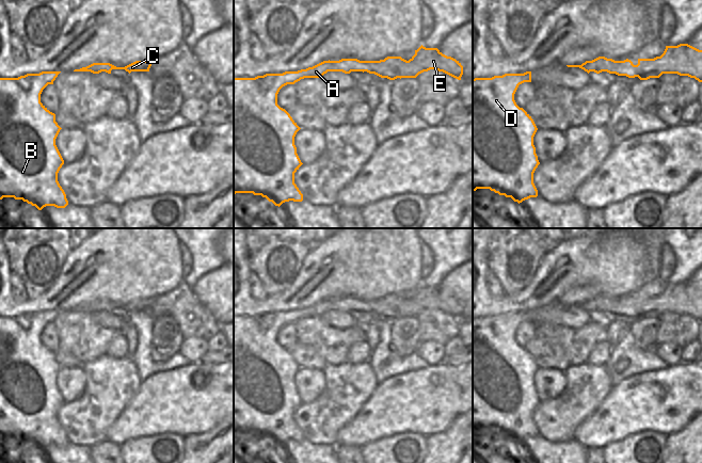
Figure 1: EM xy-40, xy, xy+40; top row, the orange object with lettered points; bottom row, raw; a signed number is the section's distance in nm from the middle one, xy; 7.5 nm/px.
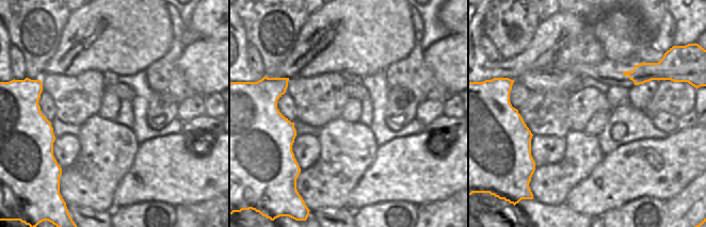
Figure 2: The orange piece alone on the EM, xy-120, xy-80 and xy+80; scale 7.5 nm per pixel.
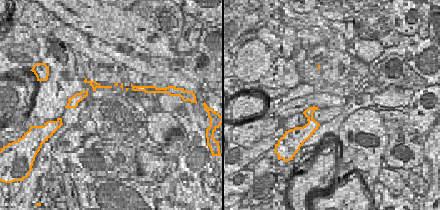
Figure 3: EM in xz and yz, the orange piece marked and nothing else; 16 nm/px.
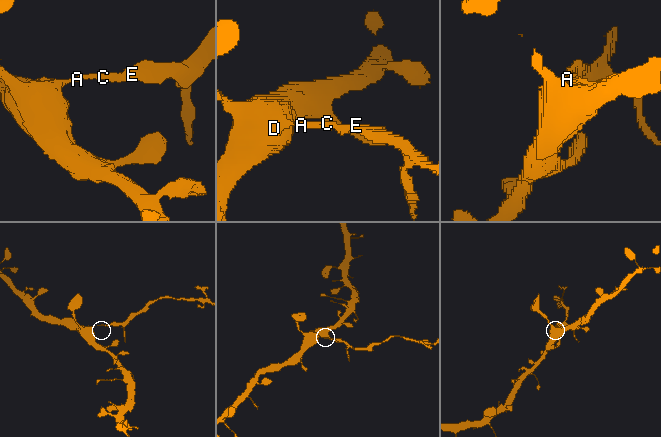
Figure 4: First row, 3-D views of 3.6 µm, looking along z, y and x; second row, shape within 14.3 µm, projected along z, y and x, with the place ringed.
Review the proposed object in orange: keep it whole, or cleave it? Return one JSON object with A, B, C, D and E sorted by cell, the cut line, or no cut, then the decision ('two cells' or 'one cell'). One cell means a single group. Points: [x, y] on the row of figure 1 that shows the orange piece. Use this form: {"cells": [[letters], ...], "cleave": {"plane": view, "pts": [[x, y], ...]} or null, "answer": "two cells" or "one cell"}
{"cells": [["A", "C", "E"], ["B", "D"]], "cleave": {"plane": "xy", "pts": [[300, 70], [301, 78]]}, "answer": "two cells"}

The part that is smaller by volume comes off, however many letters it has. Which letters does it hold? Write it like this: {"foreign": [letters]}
{"foreign": ["A", "C", "E"]}

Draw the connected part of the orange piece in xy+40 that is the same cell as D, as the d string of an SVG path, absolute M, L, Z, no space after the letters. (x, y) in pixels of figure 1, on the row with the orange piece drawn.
M531 71L473 79L473 191L490 189L499 195L511 197L518 204L538 196L533 173L540 164L533 145L538 128L531 116L514 100L518 85L524 82L531 82Z

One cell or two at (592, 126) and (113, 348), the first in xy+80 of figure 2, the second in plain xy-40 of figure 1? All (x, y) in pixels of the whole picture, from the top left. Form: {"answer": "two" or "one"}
{"answer": "one"}

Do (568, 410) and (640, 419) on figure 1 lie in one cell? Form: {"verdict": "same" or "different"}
{"verdict": "different"}

